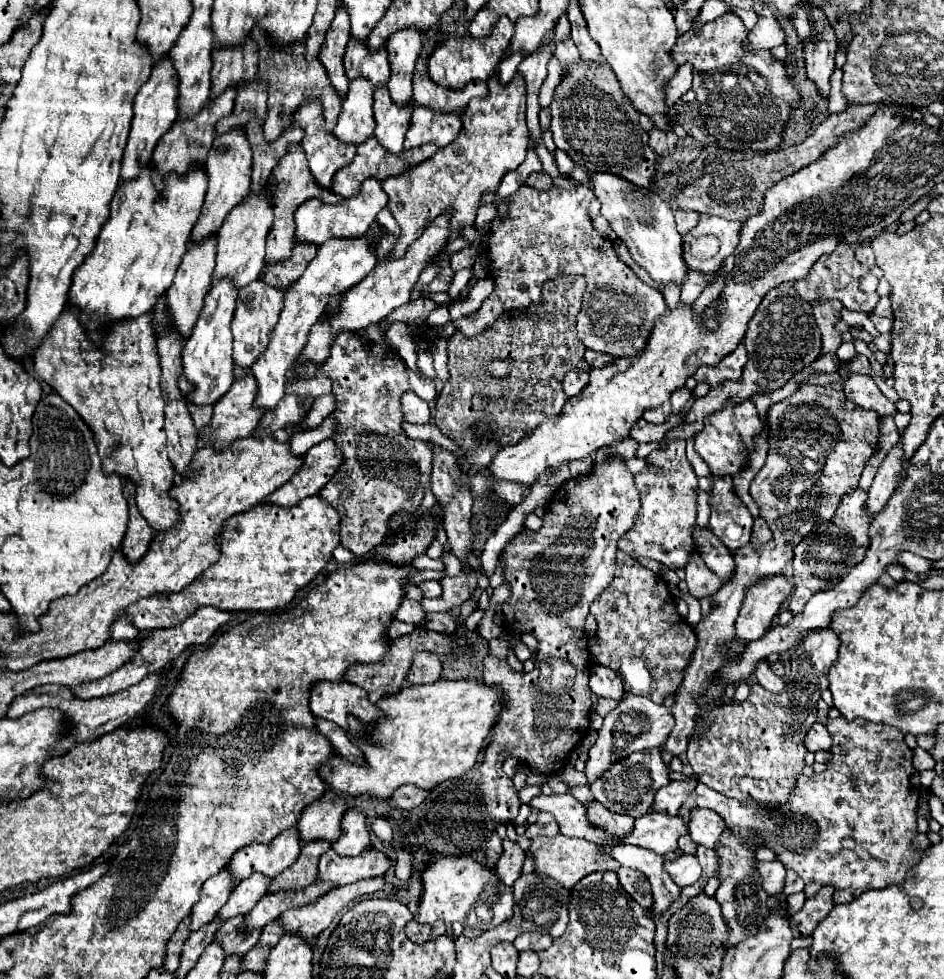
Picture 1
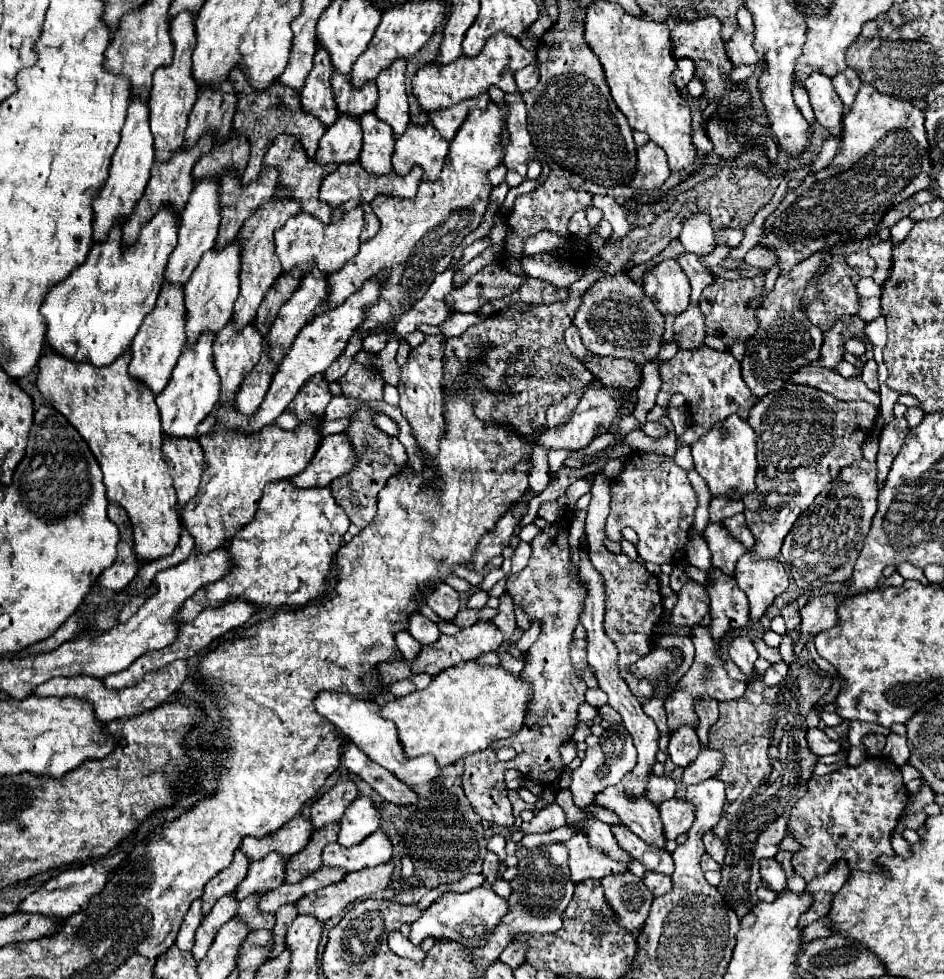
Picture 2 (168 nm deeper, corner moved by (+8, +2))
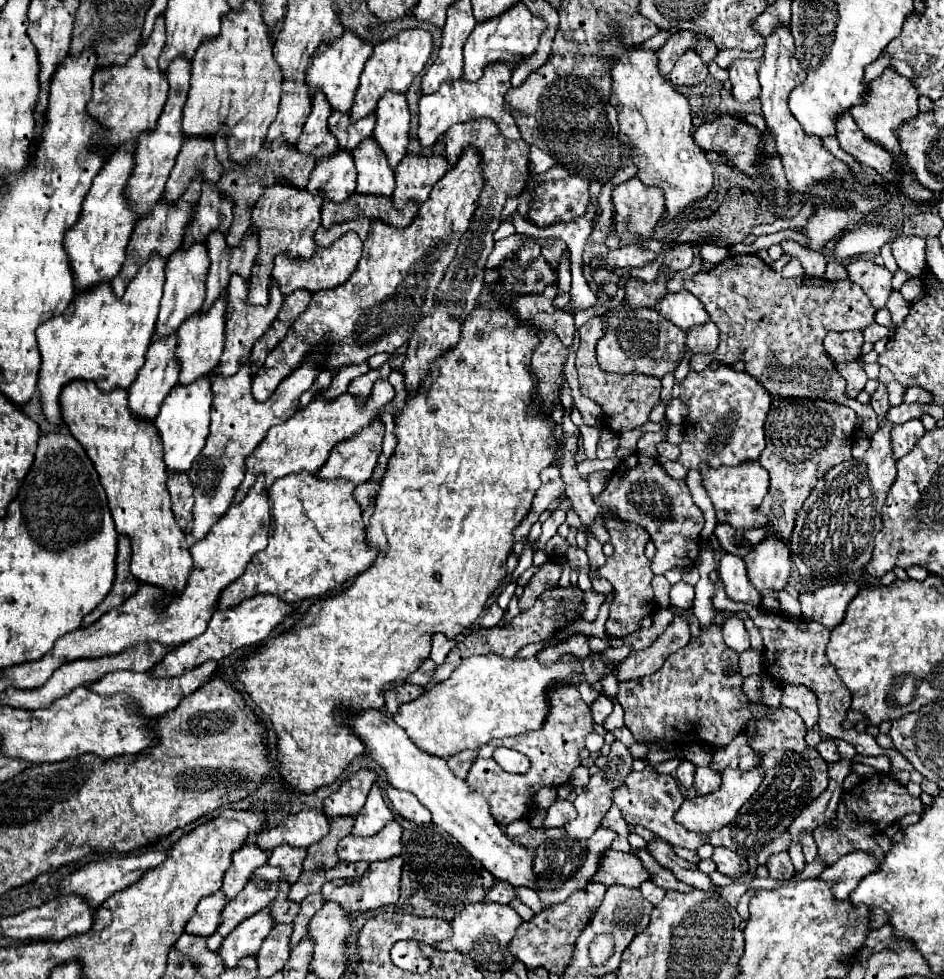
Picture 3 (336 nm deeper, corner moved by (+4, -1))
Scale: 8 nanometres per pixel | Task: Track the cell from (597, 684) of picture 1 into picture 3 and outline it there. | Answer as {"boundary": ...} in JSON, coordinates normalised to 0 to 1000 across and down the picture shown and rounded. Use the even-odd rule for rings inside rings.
{"boundary":[[[636,710],[636,712],[625,720],[625,724],[627,724],[627,732],[629,732],[629,736],[638,741],[640,734],[648,728],[650,720],[648,720],[648,716],[646,716],[642,710]]]}

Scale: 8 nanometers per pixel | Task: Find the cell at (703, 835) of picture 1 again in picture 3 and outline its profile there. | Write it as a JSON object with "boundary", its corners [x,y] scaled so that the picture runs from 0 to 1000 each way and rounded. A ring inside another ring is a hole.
{"boundary":[[[756,865],[756,871],[754,871],[754,879],[758,882],[758,888],[775,898],[788,894],[792,890],[792,879],[784,873],[780,873],[778,869],[773,867],[767,867],[767,865]]]}

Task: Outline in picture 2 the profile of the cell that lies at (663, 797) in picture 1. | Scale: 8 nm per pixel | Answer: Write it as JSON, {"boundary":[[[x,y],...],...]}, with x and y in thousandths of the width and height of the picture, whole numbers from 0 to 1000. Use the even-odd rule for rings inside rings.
{"boundary":[[[744,766],[742,772],[729,784],[725,784],[722,799],[731,803],[731,801],[742,801],[750,795],[756,795],[763,789],[765,780],[767,780],[767,770],[758,766]]]}

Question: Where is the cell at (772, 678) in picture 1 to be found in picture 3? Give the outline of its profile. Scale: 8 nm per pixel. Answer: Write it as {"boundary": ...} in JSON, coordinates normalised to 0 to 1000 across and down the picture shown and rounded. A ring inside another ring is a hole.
{"boundary":[[[773,630],[767,638],[765,638],[765,649],[767,649],[767,657],[771,657],[771,661],[780,667],[788,667],[794,665],[794,653],[792,647],[788,642],[786,632],[782,630]]]}

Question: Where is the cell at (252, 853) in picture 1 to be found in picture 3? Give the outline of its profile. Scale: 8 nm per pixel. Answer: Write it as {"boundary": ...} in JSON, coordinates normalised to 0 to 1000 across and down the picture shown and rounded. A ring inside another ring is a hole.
{"boundary":[[[324,826],[311,835],[301,837],[294,845],[288,845],[271,853],[271,863],[282,871],[286,871],[297,861],[324,867],[331,861],[339,859],[347,849],[350,849],[350,839],[345,832],[341,832],[339,826]]]}

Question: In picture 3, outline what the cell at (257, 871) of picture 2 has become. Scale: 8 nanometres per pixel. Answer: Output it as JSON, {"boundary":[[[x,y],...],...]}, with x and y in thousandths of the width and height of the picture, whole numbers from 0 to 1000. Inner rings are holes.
{"boundary":[[[299,861],[297,865],[292,865],[292,869],[286,871],[284,875],[284,884],[294,886],[299,890],[299,900],[303,902],[314,902],[314,898],[320,892],[320,879],[322,879],[324,867],[314,867],[314,865],[305,865],[303,861]]]}

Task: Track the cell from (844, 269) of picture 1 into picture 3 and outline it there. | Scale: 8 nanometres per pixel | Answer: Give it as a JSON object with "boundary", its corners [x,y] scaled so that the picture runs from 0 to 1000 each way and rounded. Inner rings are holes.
{"boundary":[[[877,338],[873,344],[873,354],[886,371],[905,369],[911,363],[913,350],[915,350],[913,338],[896,338],[896,340]]]}

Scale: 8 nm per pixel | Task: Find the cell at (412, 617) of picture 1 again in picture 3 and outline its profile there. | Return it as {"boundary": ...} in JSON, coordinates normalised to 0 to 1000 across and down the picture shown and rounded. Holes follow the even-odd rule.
{"boundary":[[[462,647],[462,649],[458,651],[458,665],[456,665],[456,673],[458,673],[462,679],[466,679],[466,677],[472,673],[475,665],[477,665],[481,659],[483,659],[483,655],[481,655],[481,653],[475,653],[472,649]]]}

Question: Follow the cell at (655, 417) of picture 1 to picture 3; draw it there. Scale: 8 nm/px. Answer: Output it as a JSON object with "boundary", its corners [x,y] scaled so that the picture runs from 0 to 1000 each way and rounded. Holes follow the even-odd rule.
{"boundary":[[[701,450],[699,455],[697,455],[697,463],[699,463],[699,467],[706,467],[706,469],[718,469],[718,465],[720,465],[720,459],[718,459],[718,455],[714,455],[714,453],[710,453],[710,450]]]}

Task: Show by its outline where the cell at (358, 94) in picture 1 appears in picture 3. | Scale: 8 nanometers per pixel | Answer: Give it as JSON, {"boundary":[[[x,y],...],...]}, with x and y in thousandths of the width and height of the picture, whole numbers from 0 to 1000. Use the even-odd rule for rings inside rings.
{"boundary":[[[358,152],[343,162],[337,162],[328,185],[324,189],[328,195],[341,195],[343,201],[354,207],[364,205],[377,193],[377,171],[373,162],[373,154]]]}

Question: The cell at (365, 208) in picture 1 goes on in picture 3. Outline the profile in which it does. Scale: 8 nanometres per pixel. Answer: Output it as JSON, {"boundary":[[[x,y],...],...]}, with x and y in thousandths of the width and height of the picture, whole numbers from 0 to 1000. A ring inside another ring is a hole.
{"boundary":[[[369,236],[367,240],[362,240],[360,244],[356,244],[356,248],[352,248],[345,254],[335,256],[335,260],[331,260],[328,265],[318,265],[318,263],[309,263],[305,258],[297,258],[290,265],[290,275],[288,275],[288,283],[294,285],[297,297],[301,301],[307,301],[311,295],[326,295],[326,297],[339,297],[339,295],[352,295],[362,291],[377,275],[379,267],[381,267],[381,258],[383,258],[383,246],[379,242],[377,236]]]}

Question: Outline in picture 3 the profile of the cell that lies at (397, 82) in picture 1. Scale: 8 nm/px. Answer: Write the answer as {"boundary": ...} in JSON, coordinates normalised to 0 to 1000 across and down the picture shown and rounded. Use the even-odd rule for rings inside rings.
{"boundary":[[[409,93],[400,105],[398,120],[396,142],[403,146],[413,171],[417,173],[430,158],[434,144],[434,115],[430,97],[422,93]]]}

